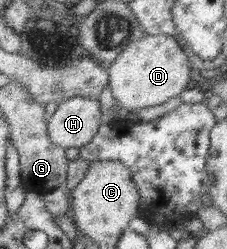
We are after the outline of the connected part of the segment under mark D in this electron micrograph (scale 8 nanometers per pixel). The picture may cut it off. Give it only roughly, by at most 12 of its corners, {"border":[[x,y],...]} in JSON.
{"border":[[145,35],[109,69],[131,113],[177,98],[191,81],[174,37]]}

